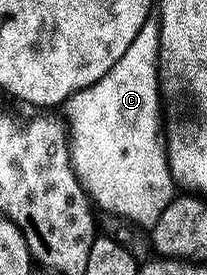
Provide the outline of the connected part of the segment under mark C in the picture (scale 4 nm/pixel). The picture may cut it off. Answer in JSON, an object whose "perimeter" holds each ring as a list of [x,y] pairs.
{"perimeter":[[[153,16],[142,24],[142,32],[126,48],[126,56],[102,80],[74,92],[62,107],[62,117],[68,124],[72,167],[89,199],[103,213],[117,214],[145,228],[156,223],[174,197],[162,126],[160,130],[159,68],[160,20]]]}

